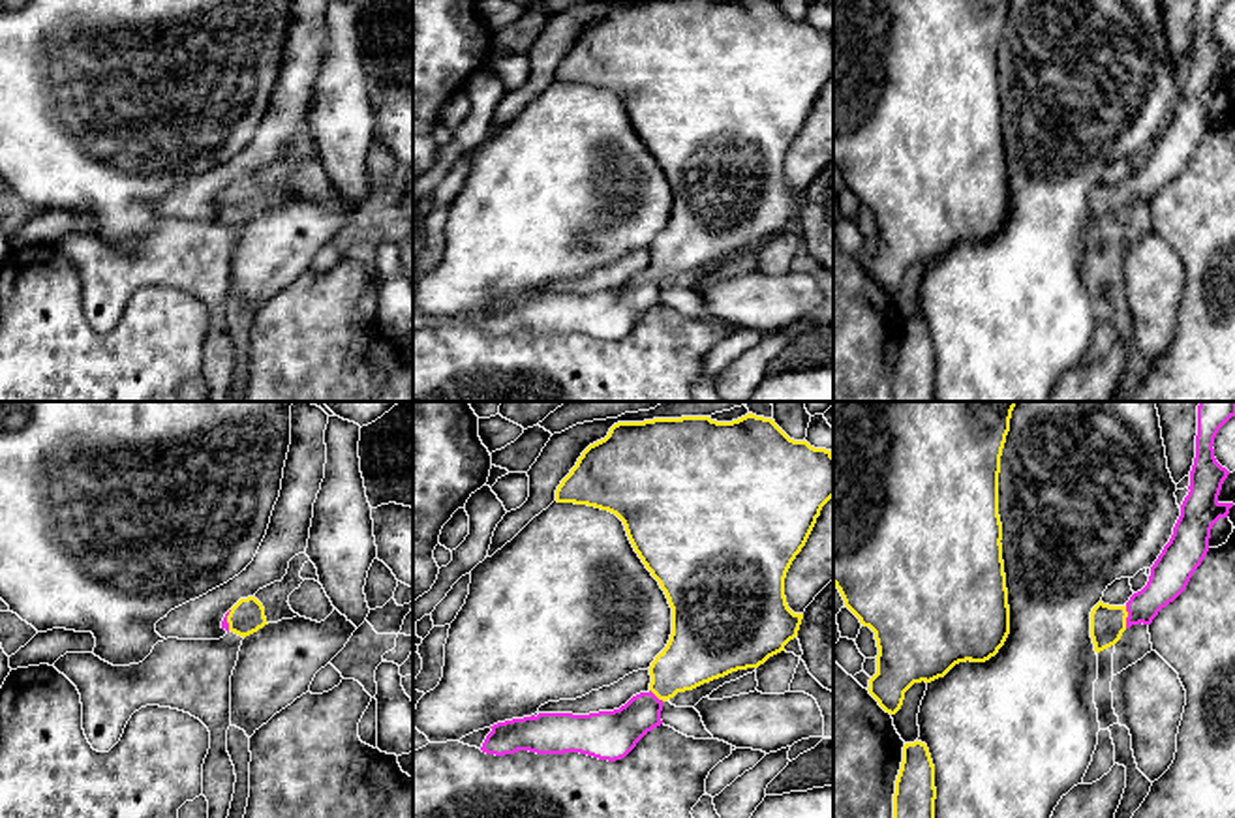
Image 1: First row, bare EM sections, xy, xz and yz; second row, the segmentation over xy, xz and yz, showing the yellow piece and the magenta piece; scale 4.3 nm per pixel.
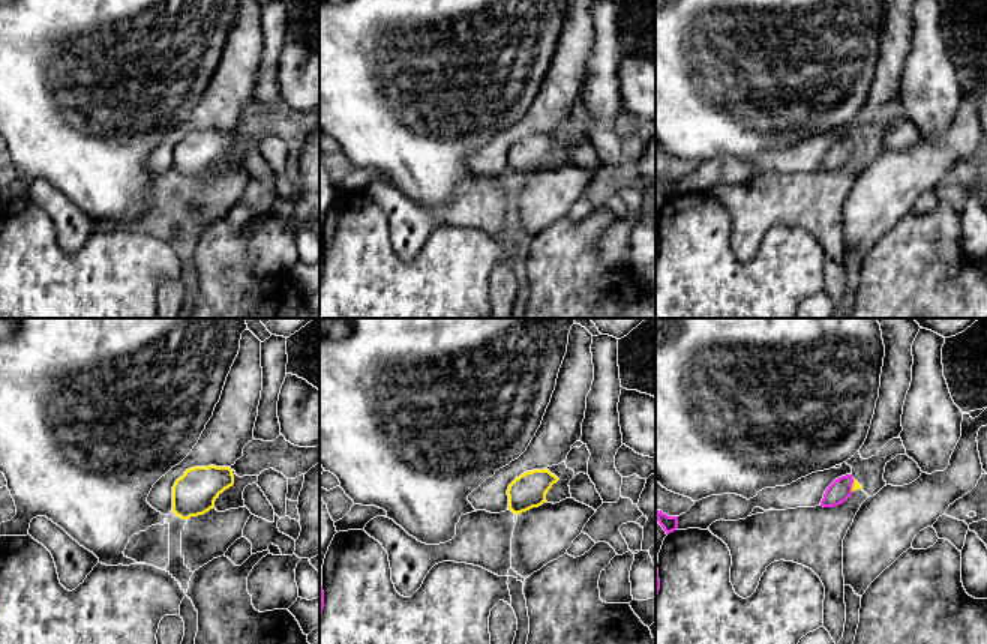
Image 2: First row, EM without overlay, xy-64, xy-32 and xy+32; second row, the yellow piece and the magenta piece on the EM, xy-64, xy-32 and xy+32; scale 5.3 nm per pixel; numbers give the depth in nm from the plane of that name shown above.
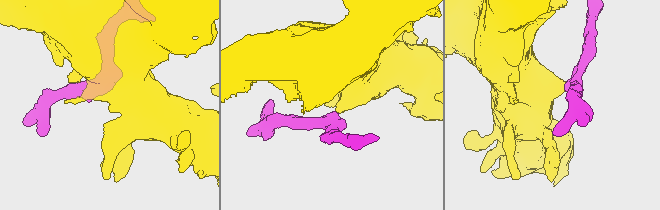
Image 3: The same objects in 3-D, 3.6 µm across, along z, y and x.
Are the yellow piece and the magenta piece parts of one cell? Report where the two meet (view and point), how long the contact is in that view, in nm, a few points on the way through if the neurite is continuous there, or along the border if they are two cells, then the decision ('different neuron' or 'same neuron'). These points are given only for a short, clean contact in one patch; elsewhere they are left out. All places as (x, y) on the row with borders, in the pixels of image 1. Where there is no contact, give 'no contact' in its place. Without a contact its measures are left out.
yz (1127, 616) | 100 nm | across yz (1108, 623), (1127, 616), (1170, 576) | same neuron

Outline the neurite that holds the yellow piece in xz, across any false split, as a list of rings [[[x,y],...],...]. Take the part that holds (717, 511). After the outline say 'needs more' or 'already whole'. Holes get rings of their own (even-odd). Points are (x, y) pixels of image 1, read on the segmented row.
[[[753,413],[717,422],[709,417],[653,418],[618,422],[608,435],[589,445],[556,490],[557,503],[587,505],[616,514],[627,537],[664,591],[672,608],[672,634],[649,666],[649,690],[633,696],[614,711],[589,715],[539,713],[537,717],[497,722],[480,750],[505,756],[518,750],[537,754],[580,752],[599,760],[625,758],[636,743],[661,726],[663,704],[678,692],[738,670],[758,668],[785,651],[798,636],[803,614],[794,614],[785,597],[785,578],[805,546],[822,507],[833,497],[833,454],[807,441],[790,439],[771,418]]]; needs more

